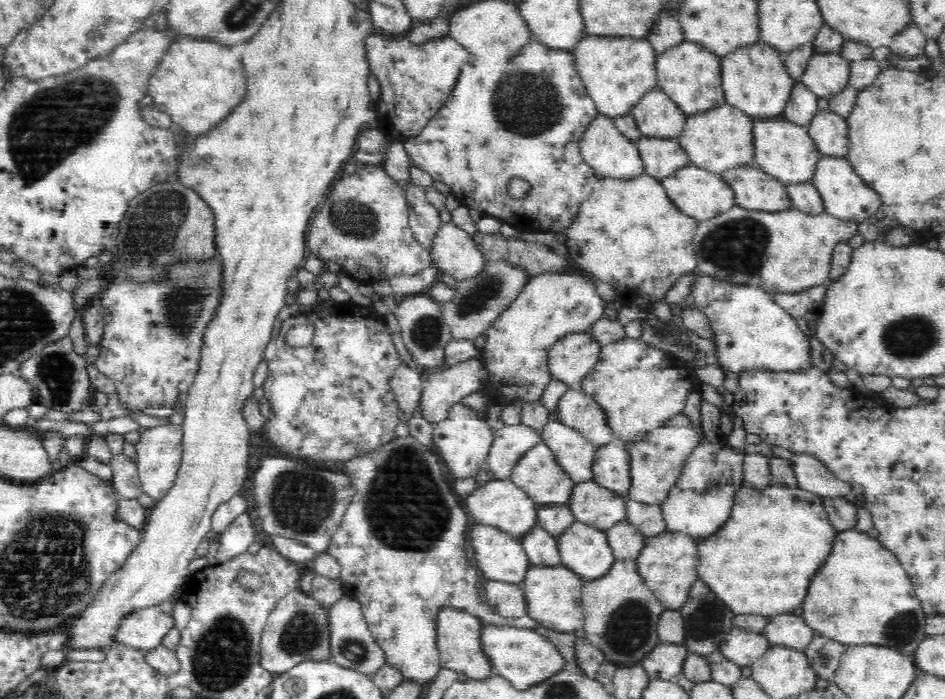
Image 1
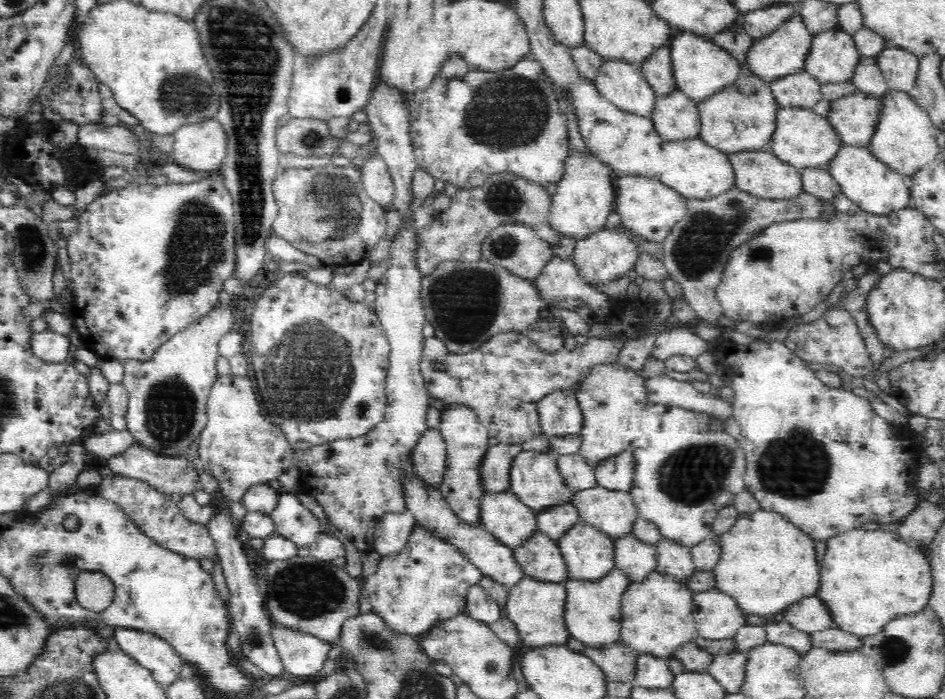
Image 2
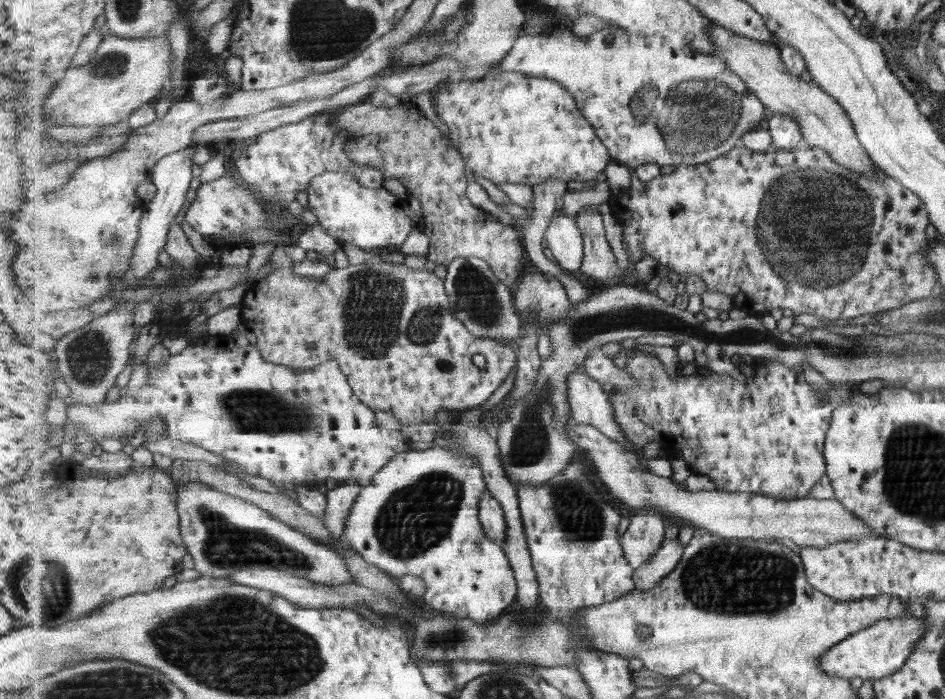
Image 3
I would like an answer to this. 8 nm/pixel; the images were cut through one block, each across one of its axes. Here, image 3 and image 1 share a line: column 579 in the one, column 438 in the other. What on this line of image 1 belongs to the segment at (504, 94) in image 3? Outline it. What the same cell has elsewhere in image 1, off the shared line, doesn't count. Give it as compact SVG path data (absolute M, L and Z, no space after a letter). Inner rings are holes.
M532 39L532 44L521 48L514 58L503 60L481 55L474 56L473 61L466 59L450 96L436 110L436 114L418 134L405 137L400 142L412 166L428 172L438 186L468 210L495 216L528 234L556 234L572 226L582 202L586 202L599 185L600 178L582 160L578 150L581 134L598 113L595 102L587 95L577 75L572 52L553 49ZM512 178L522 178L530 184L524 198L510 197L508 188Z

